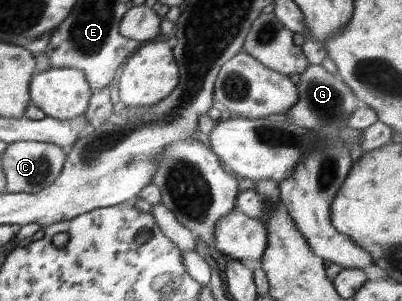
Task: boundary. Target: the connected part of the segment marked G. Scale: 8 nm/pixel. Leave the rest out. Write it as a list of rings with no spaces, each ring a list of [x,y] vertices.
[[[310,65],[300,74],[297,89],[298,103],[292,110],[285,112],[290,115],[286,121],[296,127],[308,128],[316,139],[320,140],[318,140],[318,147],[312,149],[308,158],[303,158],[303,163],[298,165],[292,176],[279,184],[280,203],[290,213],[292,221],[318,257],[327,258],[328,261],[342,268],[366,269],[374,265],[374,258],[365,249],[355,244],[350,236],[338,232],[330,220],[333,199],[353,167],[350,153],[342,149],[344,140],[340,138],[340,129],[348,126],[348,118],[352,116],[352,112],[362,108],[365,103],[355,97],[340,77],[328,73],[321,65]]]

